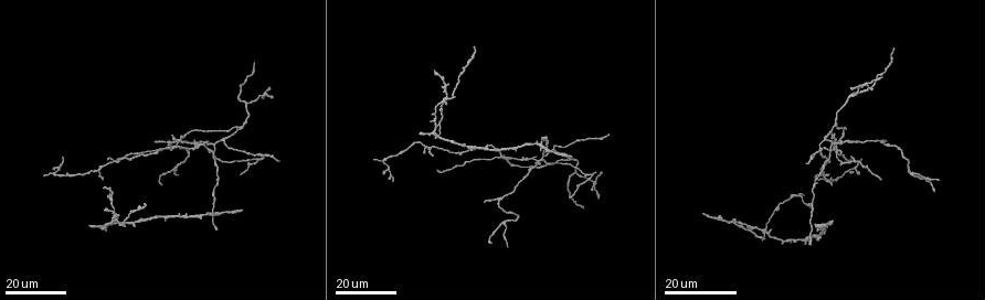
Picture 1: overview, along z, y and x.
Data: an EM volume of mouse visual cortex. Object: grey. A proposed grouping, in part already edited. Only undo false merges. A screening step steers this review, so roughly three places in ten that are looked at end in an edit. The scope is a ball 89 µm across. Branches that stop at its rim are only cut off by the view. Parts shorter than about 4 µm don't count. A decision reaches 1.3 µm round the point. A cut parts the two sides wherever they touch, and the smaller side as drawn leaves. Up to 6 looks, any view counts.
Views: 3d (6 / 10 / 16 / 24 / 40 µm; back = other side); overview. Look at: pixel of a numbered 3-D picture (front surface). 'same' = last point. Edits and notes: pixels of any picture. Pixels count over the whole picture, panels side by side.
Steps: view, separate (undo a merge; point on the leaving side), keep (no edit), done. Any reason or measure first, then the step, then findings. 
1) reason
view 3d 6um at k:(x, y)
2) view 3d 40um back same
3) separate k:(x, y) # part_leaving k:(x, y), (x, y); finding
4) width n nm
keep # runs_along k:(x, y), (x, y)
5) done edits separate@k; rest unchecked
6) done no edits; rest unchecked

three arms meet
view 3d 16um at 1:(766, 232)

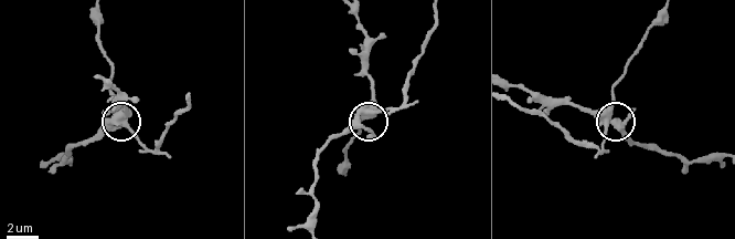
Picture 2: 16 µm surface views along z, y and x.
view 3d 6um at 2:(127, 124)

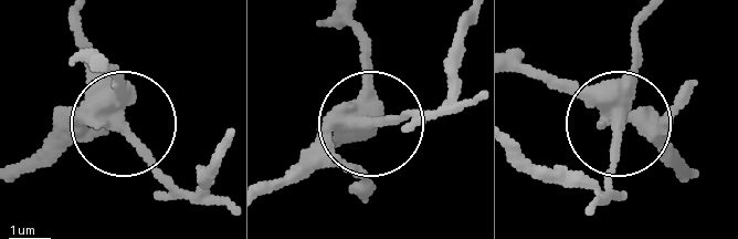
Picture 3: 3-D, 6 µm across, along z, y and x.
arms 3
separate 3:(144, 155) # part_leaving 3:(621, 108), (610, 186), (558, 179), (515, 157); two neurons meet here

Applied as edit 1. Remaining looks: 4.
small branch off a trunk
view 3d 24um at 1:(173, 170)

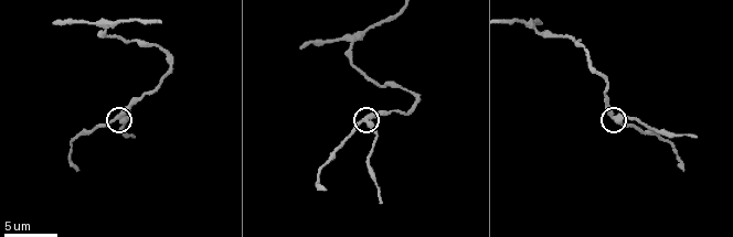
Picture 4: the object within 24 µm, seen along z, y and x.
view 3d 6um at 4:(115, 118)

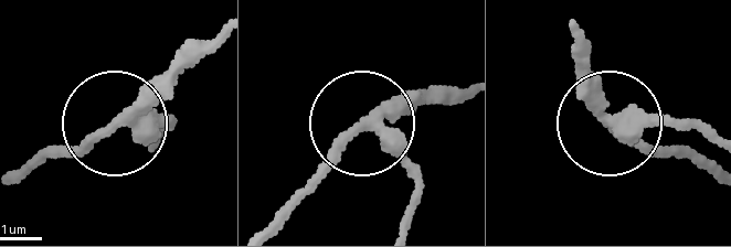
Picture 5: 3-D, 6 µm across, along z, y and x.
width 340 nm
keep # runs_along 5:(464, 88), (411, 88), (369, 110), (369, 131), (421, 201); continuous, no second neuron

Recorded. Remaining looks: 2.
small branch off a trunk
view 3d 10um at 4:(352, 40)

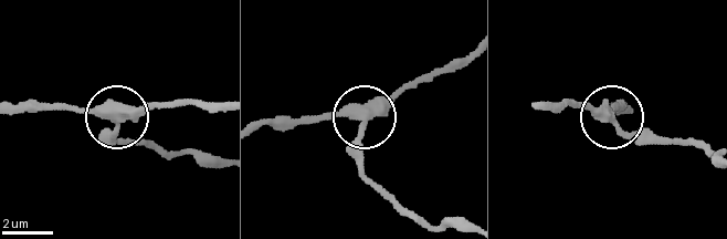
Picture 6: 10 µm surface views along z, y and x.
keep # runs_along 6:(221, 104), (138, 104), (113, 117), (33, 111); one neuron here

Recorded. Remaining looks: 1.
done edits separate@3; rest unchecked

